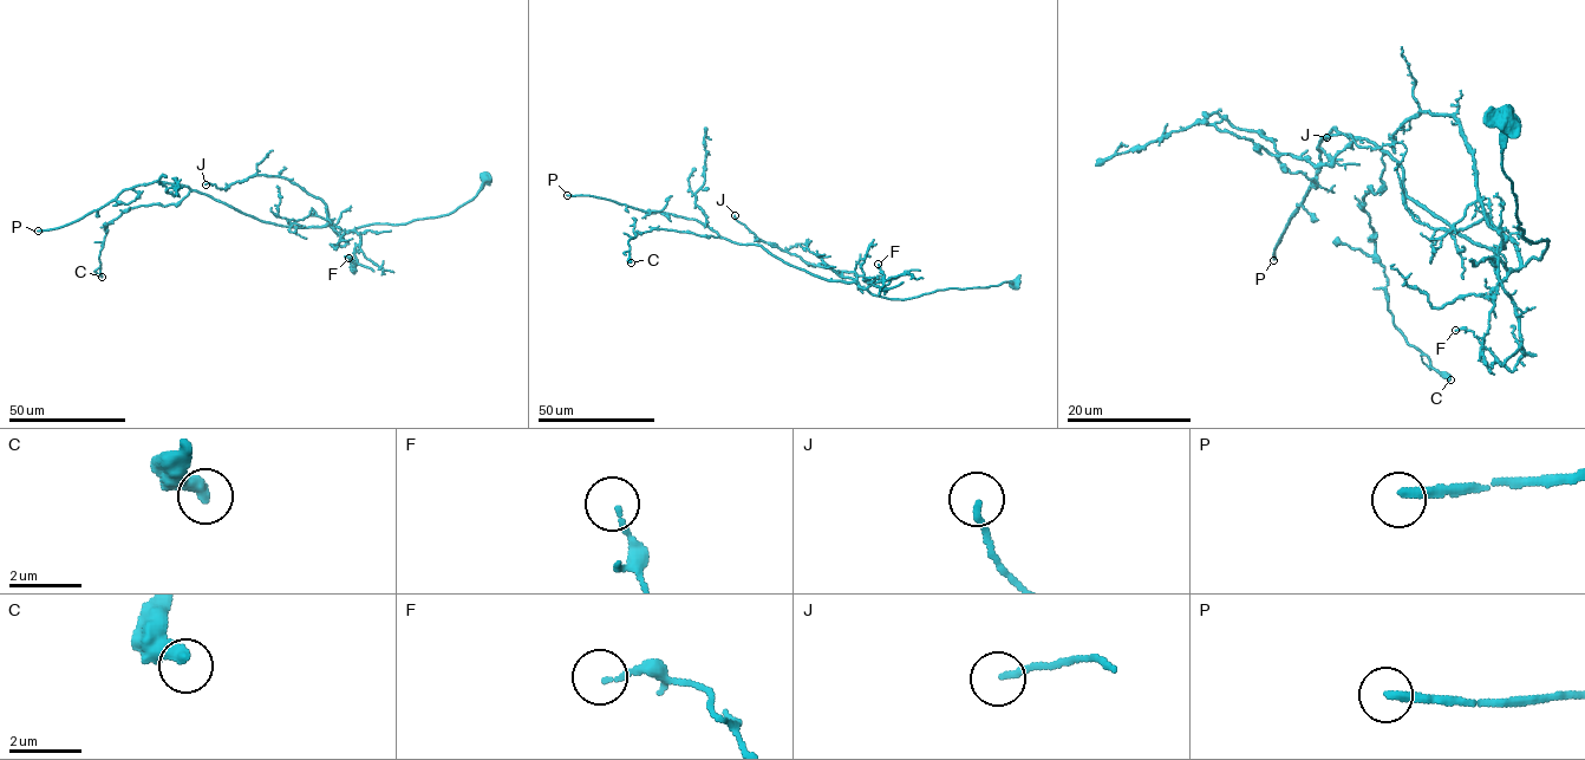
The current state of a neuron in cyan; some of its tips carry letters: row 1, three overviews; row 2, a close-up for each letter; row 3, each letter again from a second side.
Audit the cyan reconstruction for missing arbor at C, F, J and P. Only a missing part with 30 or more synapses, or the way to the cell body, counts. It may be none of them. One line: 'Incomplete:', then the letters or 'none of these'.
Incomplete: P

